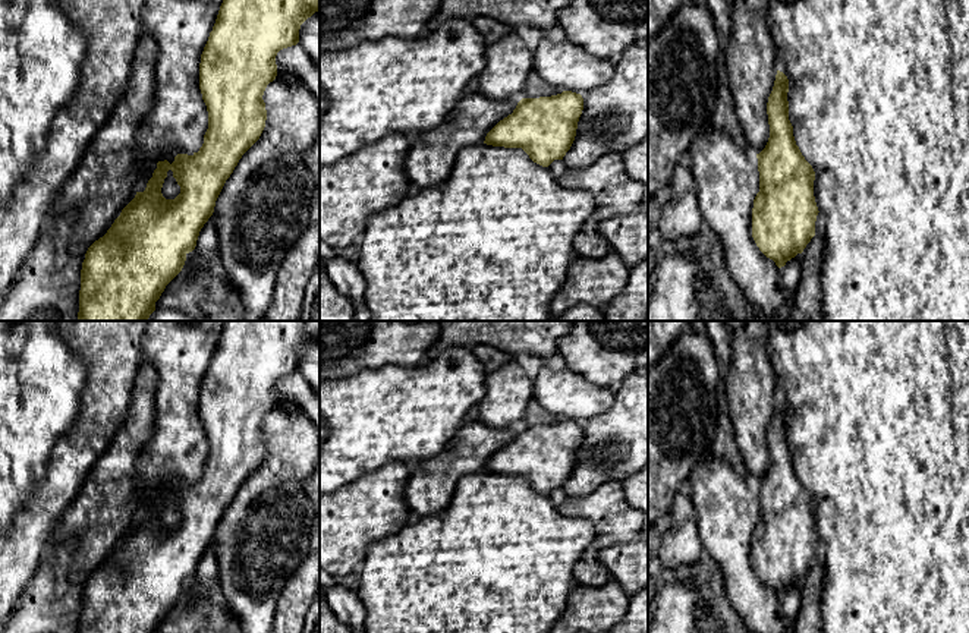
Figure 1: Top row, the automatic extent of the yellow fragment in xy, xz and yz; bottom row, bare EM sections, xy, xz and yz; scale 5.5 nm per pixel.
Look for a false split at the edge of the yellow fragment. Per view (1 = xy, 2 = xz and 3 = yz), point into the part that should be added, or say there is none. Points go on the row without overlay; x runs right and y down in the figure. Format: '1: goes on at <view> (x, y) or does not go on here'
1: does not go on here
2: does not go on here
3: does not go on here

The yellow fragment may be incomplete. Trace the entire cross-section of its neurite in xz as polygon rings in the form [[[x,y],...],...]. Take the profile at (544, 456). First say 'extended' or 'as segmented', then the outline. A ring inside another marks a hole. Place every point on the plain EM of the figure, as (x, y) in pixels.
as segmented; [[[572,419],[522,426],[513,441],[487,462],[484,472],[522,476],[534,491],[548,495],[570,478],[582,438],[582,423]]]

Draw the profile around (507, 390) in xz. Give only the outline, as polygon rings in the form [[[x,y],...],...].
[[[516,359],[510,360],[487,372],[485,396],[476,406],[479,422],[495,429],[520,429],[532,399],[535,399],[534,381],[526,377]]]

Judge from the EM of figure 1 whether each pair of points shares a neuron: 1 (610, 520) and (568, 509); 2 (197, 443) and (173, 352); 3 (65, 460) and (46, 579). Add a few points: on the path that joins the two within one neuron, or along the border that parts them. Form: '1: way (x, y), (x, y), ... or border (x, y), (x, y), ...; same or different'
1: way (600, 510), (578, 509); same
2: way (178, 421), (178, 374); same
3: border (65, 509), (50, 548), (35, 572); different

